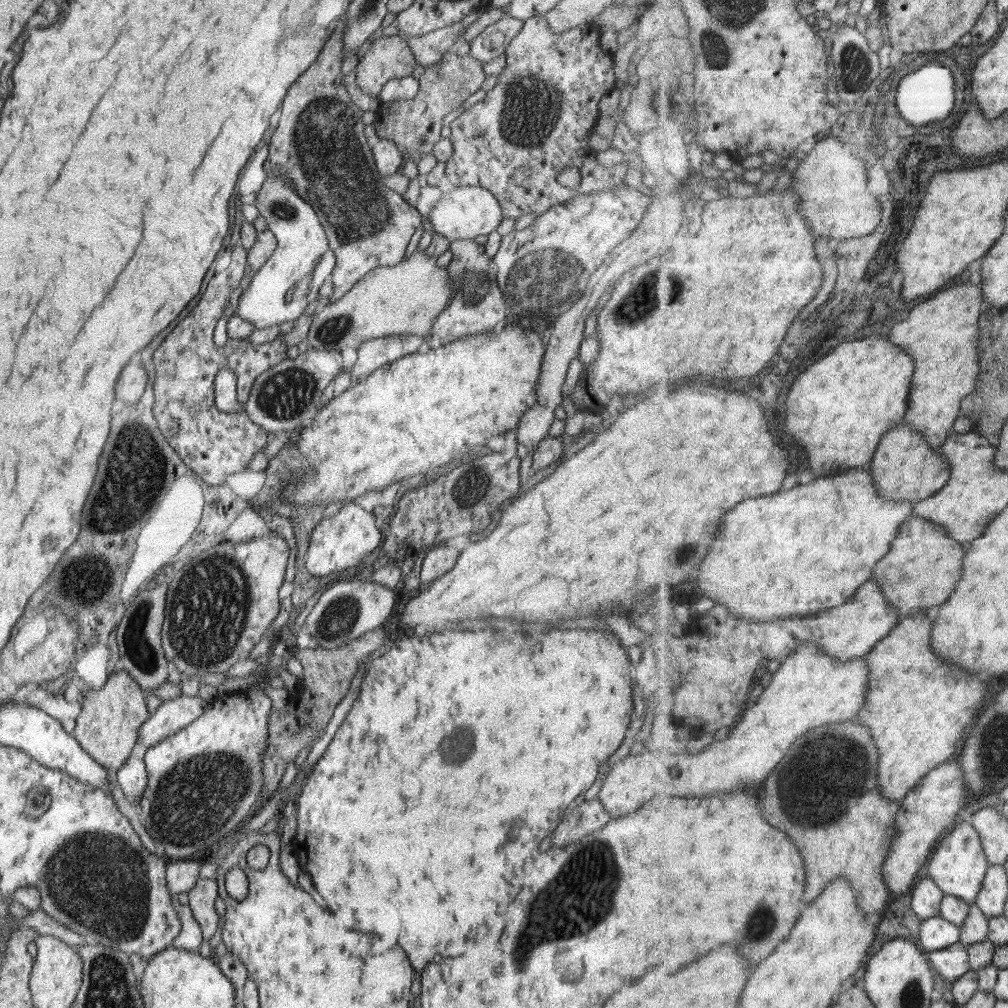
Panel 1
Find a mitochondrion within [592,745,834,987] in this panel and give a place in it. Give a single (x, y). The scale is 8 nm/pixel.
(762, 917)

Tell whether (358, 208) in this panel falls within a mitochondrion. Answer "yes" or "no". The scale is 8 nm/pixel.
yes

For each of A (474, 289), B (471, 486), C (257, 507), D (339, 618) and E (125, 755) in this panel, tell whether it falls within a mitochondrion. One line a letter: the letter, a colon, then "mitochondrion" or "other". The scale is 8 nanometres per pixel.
A: mitochondrion
B: mitochondrion
C: other
D: mitochondrion
E: other

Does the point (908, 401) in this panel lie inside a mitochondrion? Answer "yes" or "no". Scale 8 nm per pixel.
no

